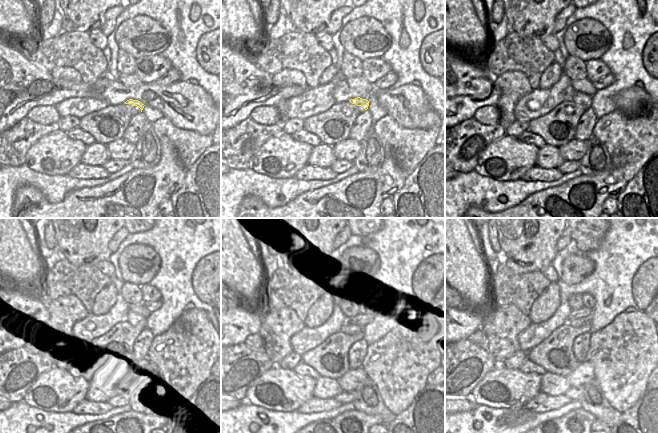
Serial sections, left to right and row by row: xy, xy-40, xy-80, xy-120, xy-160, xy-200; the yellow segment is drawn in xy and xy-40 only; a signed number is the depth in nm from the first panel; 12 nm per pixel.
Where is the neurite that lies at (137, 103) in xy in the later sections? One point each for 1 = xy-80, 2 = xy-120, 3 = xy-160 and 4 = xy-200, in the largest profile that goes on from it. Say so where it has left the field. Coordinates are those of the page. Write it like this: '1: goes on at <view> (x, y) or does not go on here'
1: goes on at xy-80 (581, 98)
2: goes on at xy-120 (137, 321)
3: goes on at xy-160 (360, 316)
4: goes on at xy-200 (582, 312)

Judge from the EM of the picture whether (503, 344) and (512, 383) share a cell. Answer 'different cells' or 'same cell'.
different cells

